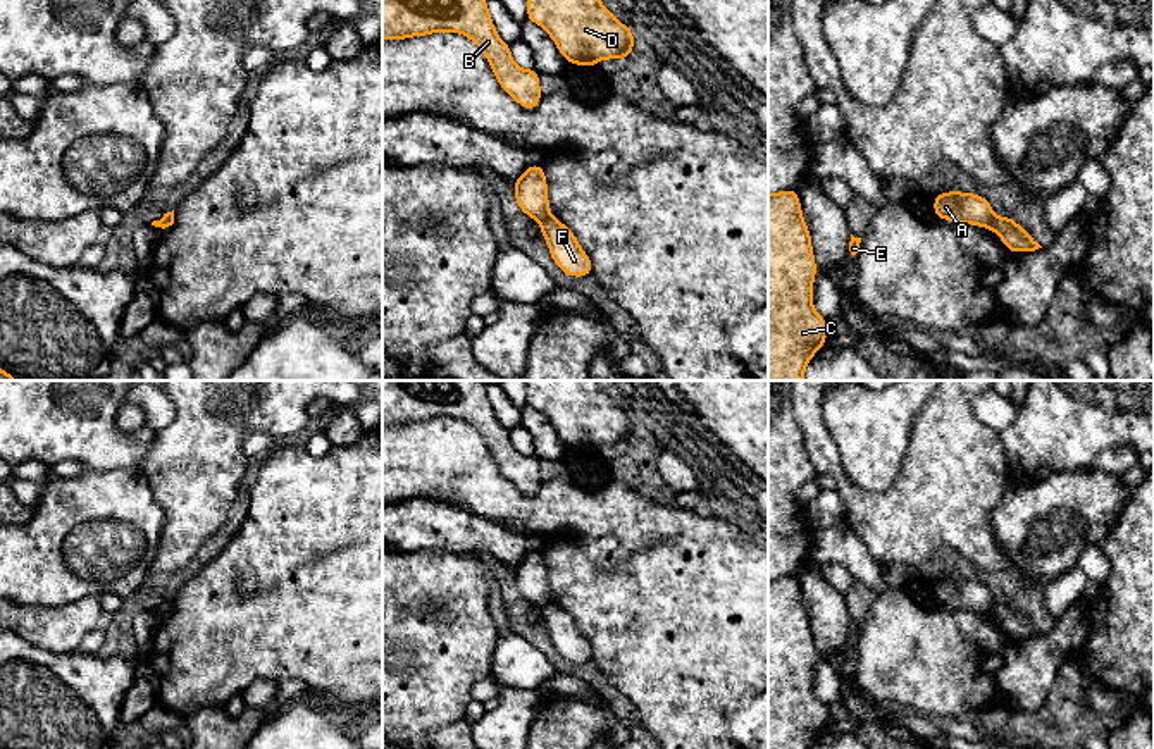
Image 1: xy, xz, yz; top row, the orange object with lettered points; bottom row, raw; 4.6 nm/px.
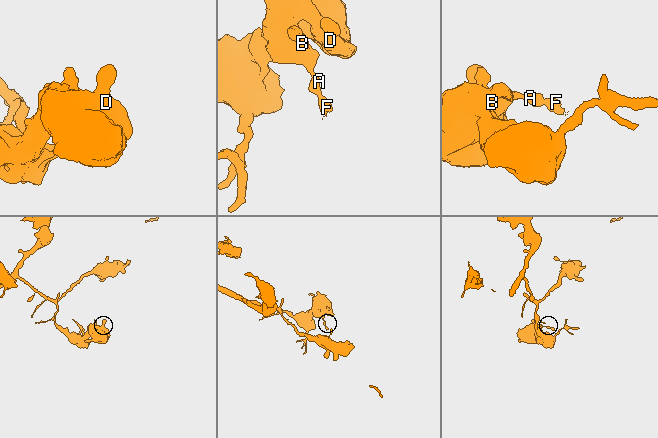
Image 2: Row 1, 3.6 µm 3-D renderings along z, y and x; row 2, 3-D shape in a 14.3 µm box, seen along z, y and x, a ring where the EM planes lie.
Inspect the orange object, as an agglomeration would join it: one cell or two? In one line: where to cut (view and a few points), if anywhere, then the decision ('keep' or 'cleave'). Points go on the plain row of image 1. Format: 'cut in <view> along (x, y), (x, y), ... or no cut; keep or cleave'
cut in yz along (994, 603), (991, 613); cleave

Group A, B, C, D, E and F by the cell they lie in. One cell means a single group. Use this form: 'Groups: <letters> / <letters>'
Groups: A B C D E / F

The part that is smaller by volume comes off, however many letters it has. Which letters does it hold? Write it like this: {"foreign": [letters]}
{"foreign": ["F"]}

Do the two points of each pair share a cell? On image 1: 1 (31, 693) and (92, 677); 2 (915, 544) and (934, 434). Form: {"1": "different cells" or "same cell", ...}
{"1": "same cell", "2": "same cell"}

